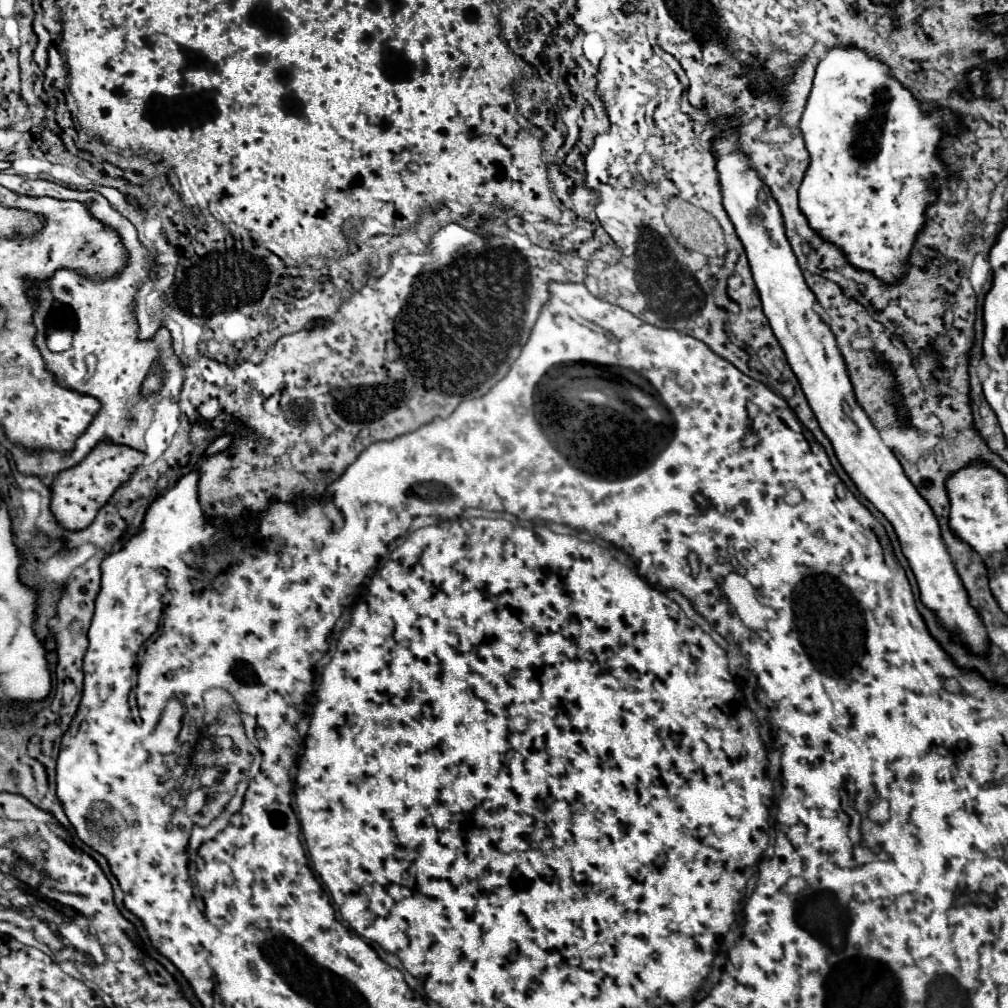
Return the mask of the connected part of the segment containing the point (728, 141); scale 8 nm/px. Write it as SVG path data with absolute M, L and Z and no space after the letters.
M724 131L714 141L714 153L718 155L716 167L724 193L724 209L728 211L728 217L732 219L736 233L746 249L748 263L760 291L764 315L768 317L772 331L780 341L822 431L832 441L838 461L854 481L856 489L892 523L902 553L906 555L912 573L916 575L922 603L938 613L940 623L952 633L958 643L968 647L972 653L986 653L990 645L986 627L978 611L970 605L968 593L962 587L962 581L952 565L938 519L930 511L930 505L918 495L910 479L906 479L894 451L882 441L880 433L874 429L868 415L858 405L836 339L832 331L822 323L820 315L812 309L816 297L804 283L796 255L792 253L790 243L784 235L778 203L772 199L768 187L750 167L748 157L740 153L736 131Z

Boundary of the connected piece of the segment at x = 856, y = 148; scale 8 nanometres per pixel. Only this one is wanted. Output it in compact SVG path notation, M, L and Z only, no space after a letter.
M856 47L828 51L816 67L814 85L800 119L800 131L812 161L798 195L810 227L838 245L854 267L872 271L886 283L900 281L908 269L906 259L916 233L924 225L924 209L936 199L936 189L948 175L936 157L938 141L944 131L956 133L958 129L958 121L946 109L936 109L932 115L922 113L920 103L888 75L886 65L870 59L864 51Z

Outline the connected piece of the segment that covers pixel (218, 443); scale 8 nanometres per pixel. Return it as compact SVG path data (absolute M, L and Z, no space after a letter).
M222 435L222 437L218 437L218 439L214 439L214 441L212 441L212 445L206 449L206 453L208 453L208 455L212 455L212 453L226 451L226 449L230 447L230 443L232 443L232 435Z

